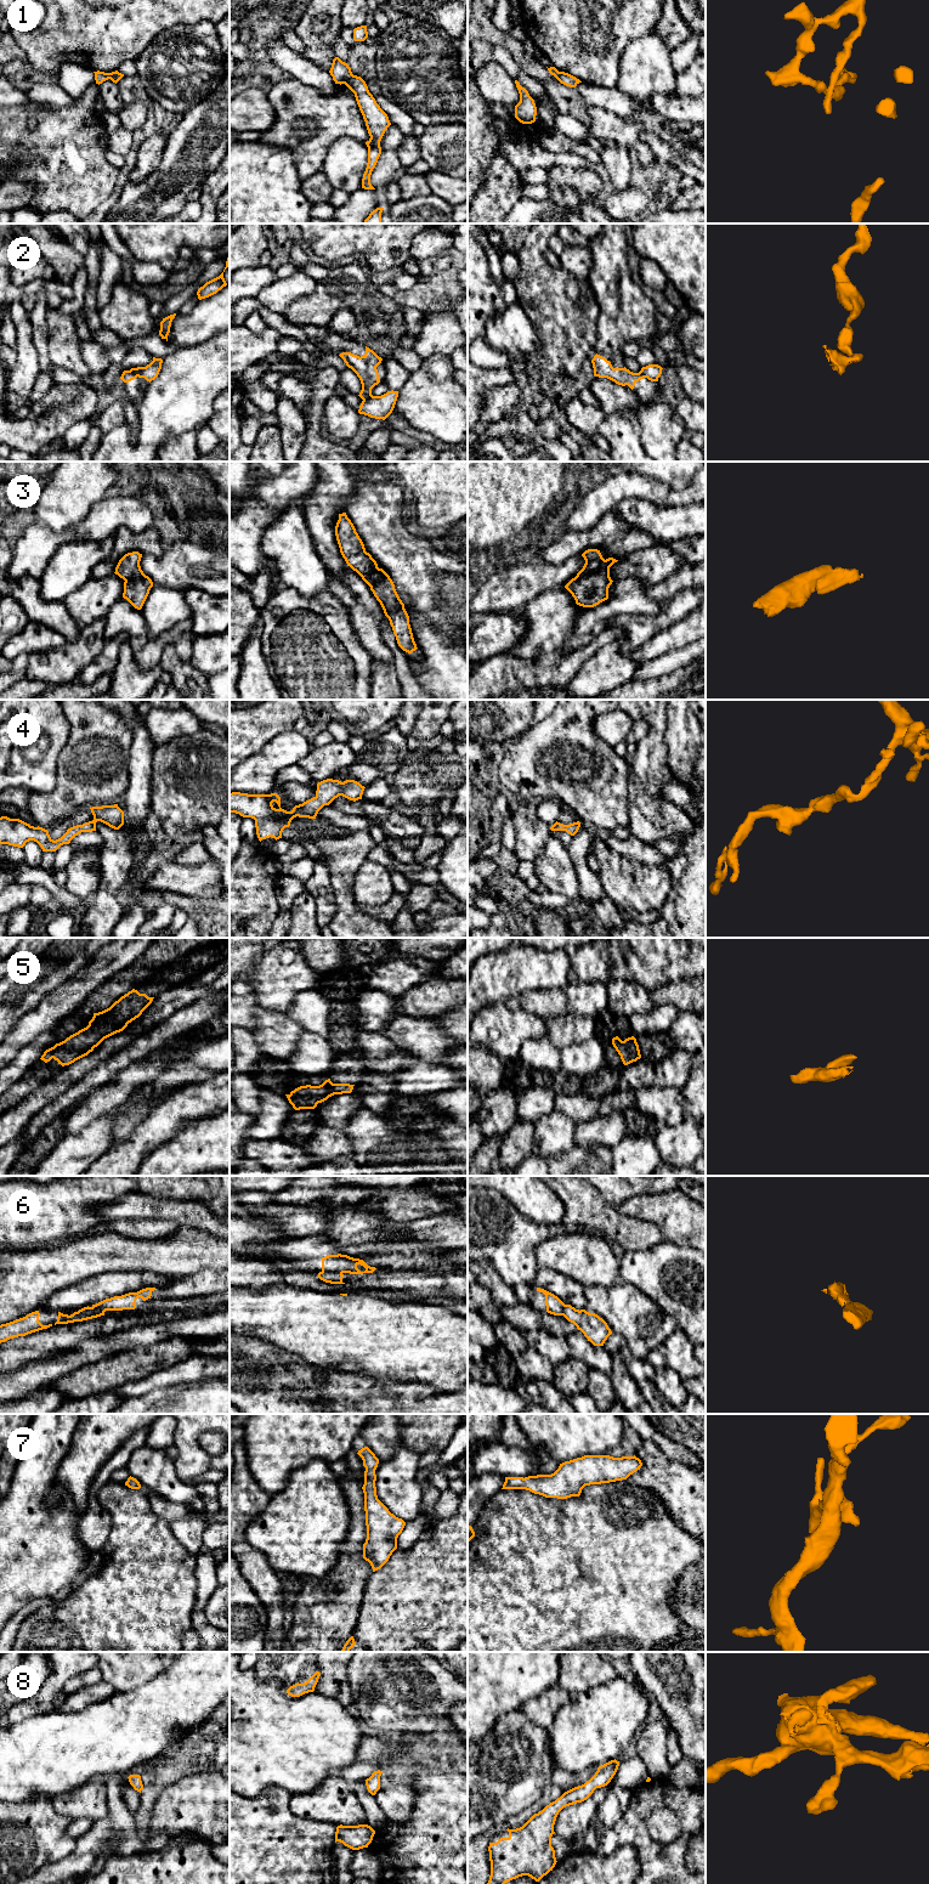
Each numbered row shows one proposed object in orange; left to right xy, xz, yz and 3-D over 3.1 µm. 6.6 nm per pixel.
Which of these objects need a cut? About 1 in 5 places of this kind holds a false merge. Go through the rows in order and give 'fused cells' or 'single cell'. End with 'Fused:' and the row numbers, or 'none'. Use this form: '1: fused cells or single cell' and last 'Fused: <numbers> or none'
1: fused cells
2: fused cells
3: single cell
4: single cell
5: single cell
6: fused cells
7: single cell
8: single cell
Fused: 1, 2, 6

